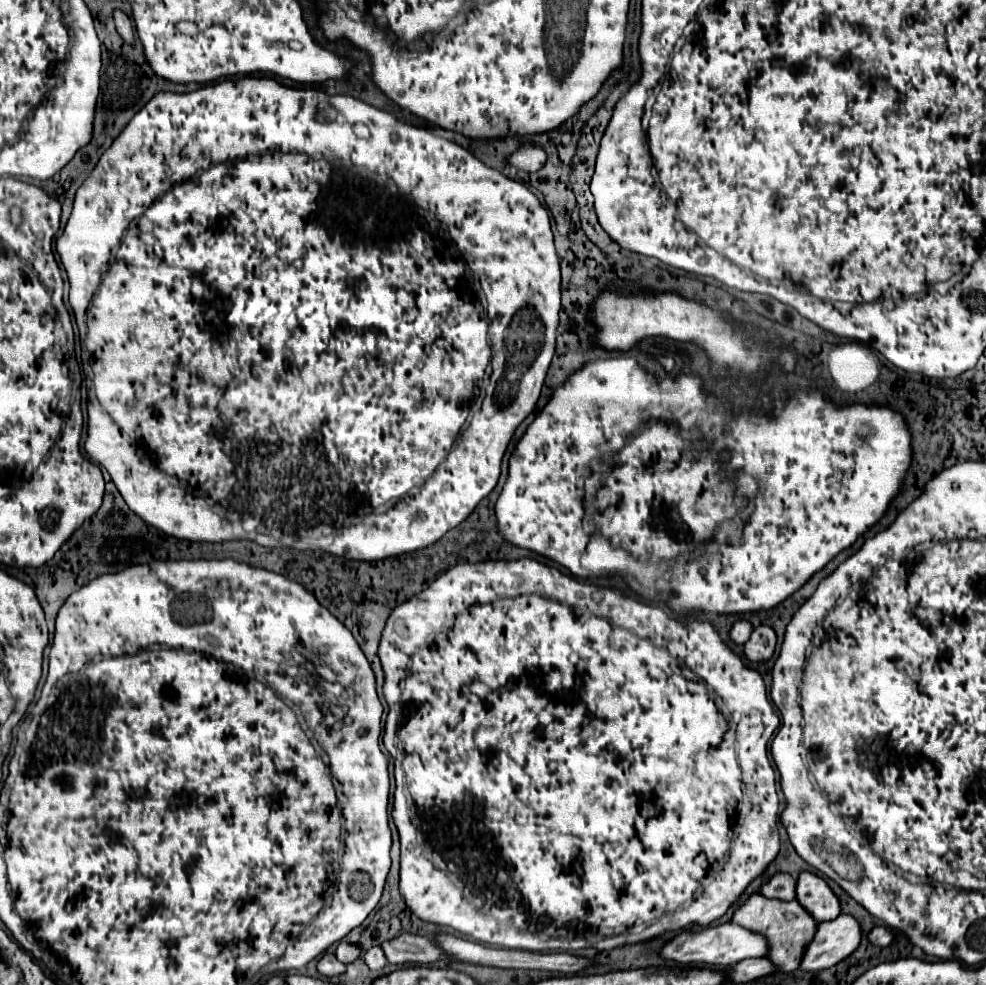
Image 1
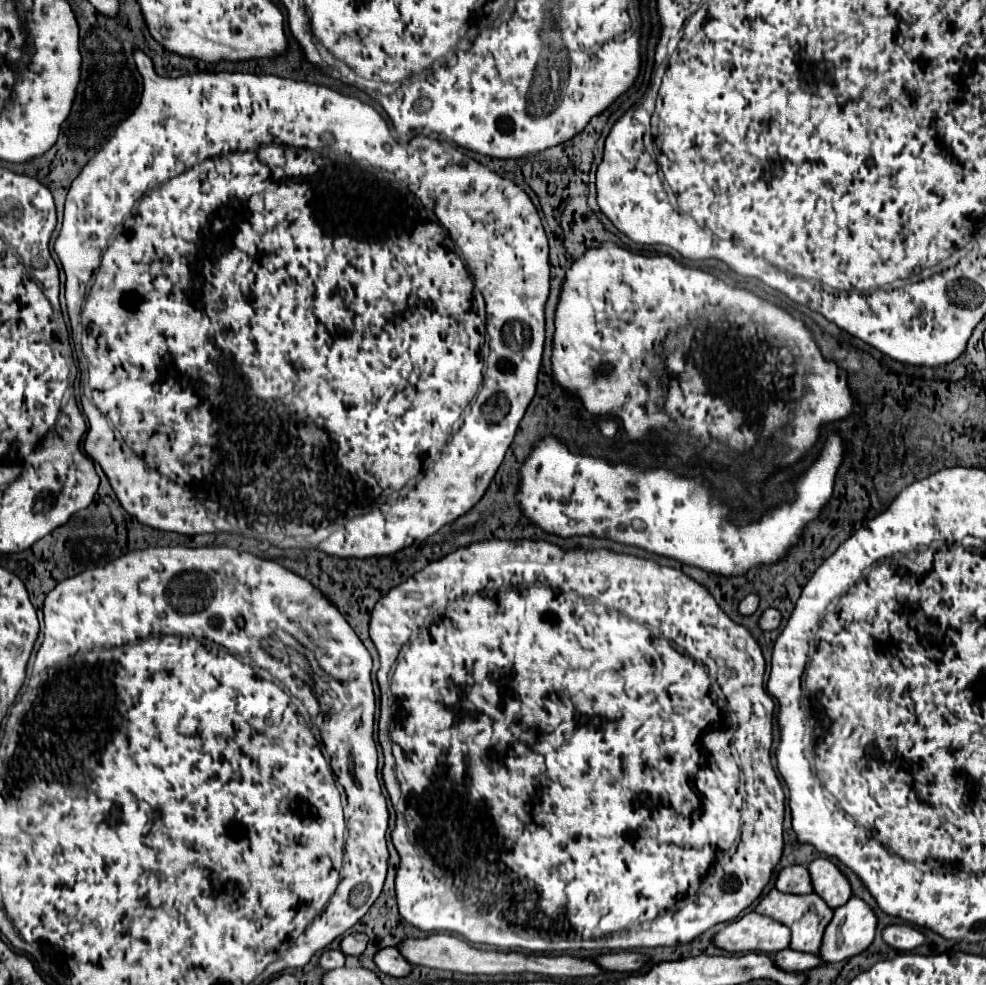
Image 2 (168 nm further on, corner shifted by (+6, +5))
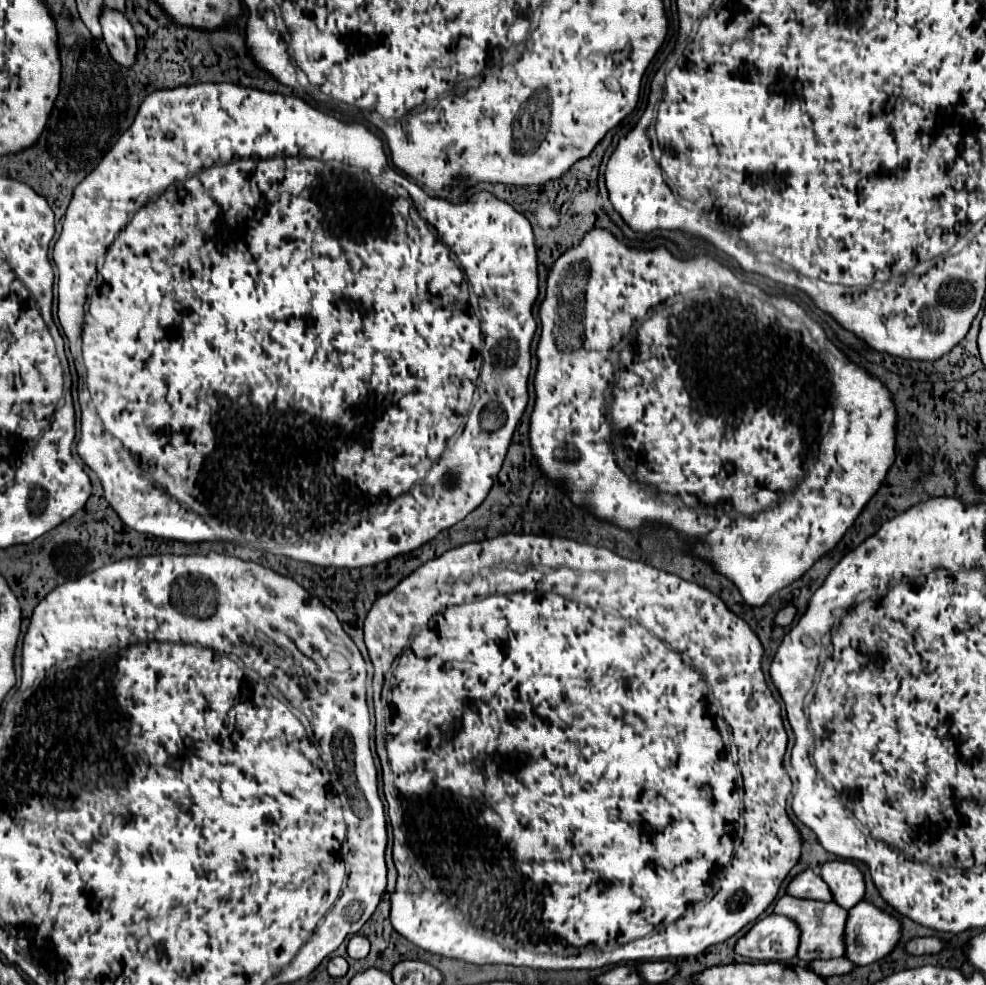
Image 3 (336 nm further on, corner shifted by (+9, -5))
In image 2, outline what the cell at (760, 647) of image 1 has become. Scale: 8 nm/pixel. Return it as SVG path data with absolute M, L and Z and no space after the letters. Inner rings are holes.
M768 608L768 610L762 614L762 618L760 618L760 628L762 628L762 630L776 630L776 628L780 626L780 620L782 620L780 610Z

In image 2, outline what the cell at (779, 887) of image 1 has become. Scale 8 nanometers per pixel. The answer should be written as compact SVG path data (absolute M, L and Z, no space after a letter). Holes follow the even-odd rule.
M804 866L784 868L778 874L776 888L782 890L782 892L790 892L790 894L810 894L810 892L814 892L808 868L804 868Z

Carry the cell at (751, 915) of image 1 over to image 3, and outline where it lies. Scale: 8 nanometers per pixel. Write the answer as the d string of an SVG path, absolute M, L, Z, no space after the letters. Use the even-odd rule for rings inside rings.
M783 896L775 904L775 914L791 918L801 930L801 942L797 950L797 958L803 962L811 962L817 958L839 958L845 954L843 946L843 926L847 920L847 910L837 906L835 902L817 902L817 900L799 900L793 896Z

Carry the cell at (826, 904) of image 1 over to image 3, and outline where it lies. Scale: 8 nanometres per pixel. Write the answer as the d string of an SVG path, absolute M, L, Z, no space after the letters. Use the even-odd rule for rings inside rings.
M843 860L825 862L821 866L819 876L829 886L831 894L833 894L833 900L845 910L851 910L865 894L863 874L851 862L843 862Z

